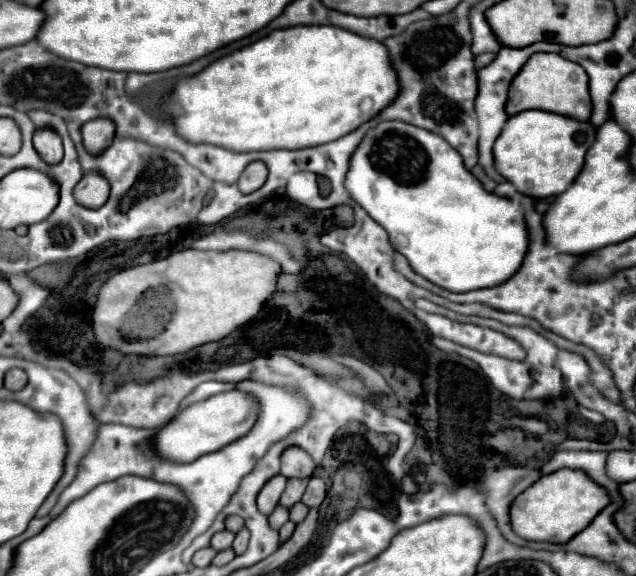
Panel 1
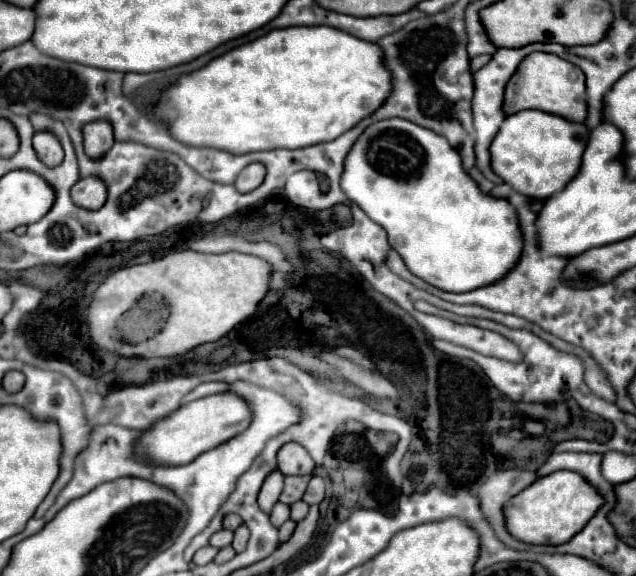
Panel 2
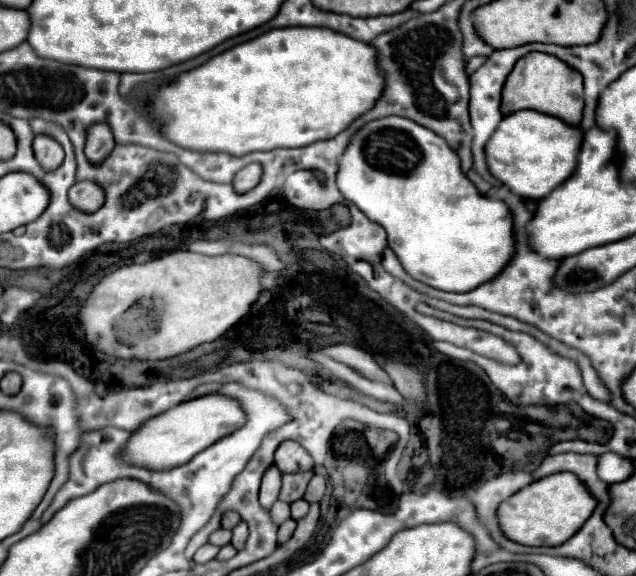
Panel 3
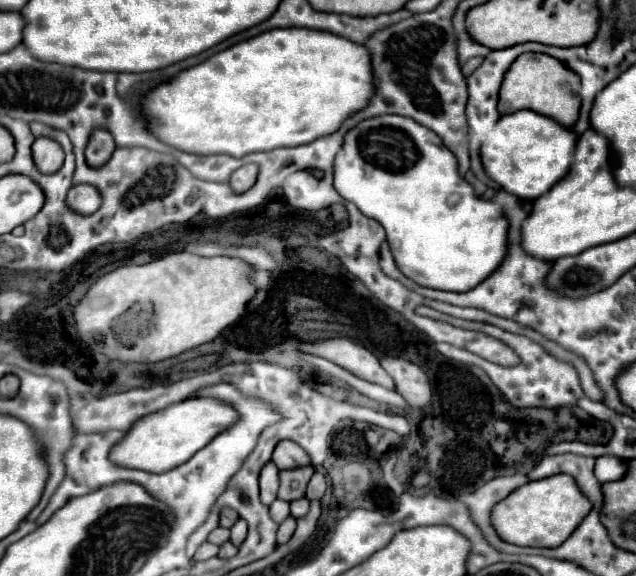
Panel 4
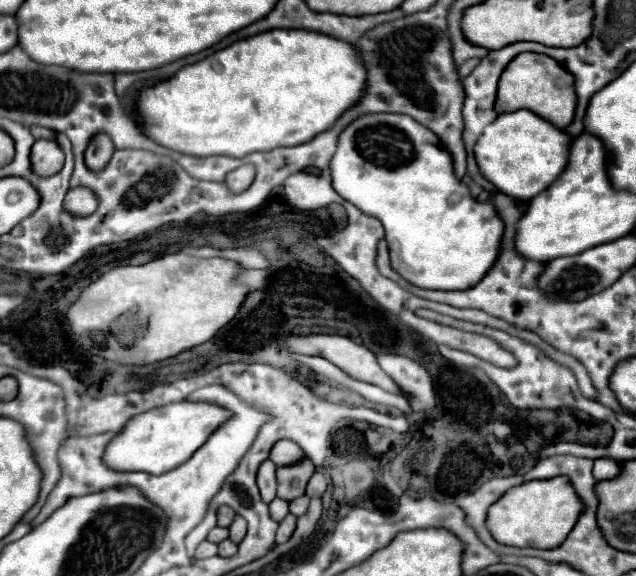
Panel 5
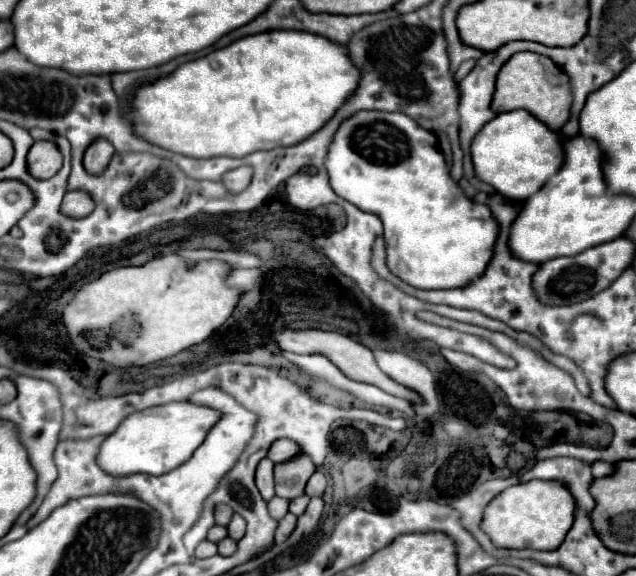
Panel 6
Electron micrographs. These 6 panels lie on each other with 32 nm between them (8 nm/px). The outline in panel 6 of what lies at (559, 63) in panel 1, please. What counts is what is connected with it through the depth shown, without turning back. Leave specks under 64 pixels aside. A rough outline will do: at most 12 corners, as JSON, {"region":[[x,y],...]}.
{"region":[[518,52],[498,74],[492,110],[524,108],[550,128],[570,118],[566,72]]}

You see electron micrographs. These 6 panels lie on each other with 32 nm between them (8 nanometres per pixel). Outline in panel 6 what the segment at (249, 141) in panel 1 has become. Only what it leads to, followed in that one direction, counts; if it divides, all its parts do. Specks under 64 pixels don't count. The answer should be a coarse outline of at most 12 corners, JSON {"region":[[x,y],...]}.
{"region":[[240,38],[142,86],[136,134],[244,158],[318,132],[360,84],[344,44]]}

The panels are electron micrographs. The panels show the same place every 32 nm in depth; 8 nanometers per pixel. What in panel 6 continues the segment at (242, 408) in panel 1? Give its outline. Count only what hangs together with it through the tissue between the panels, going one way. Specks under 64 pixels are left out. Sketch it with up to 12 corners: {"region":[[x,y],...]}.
{"region":[[170,402],[128,416],[98,464],[160,476],[184,464],[220,418]]}

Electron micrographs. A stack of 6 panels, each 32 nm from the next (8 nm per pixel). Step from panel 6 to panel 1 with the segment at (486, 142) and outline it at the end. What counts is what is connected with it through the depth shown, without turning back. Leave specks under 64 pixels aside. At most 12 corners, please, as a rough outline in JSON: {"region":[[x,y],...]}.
{"region":[[520,112],[494,144],[518,192],[566,192],[596,126]]}

